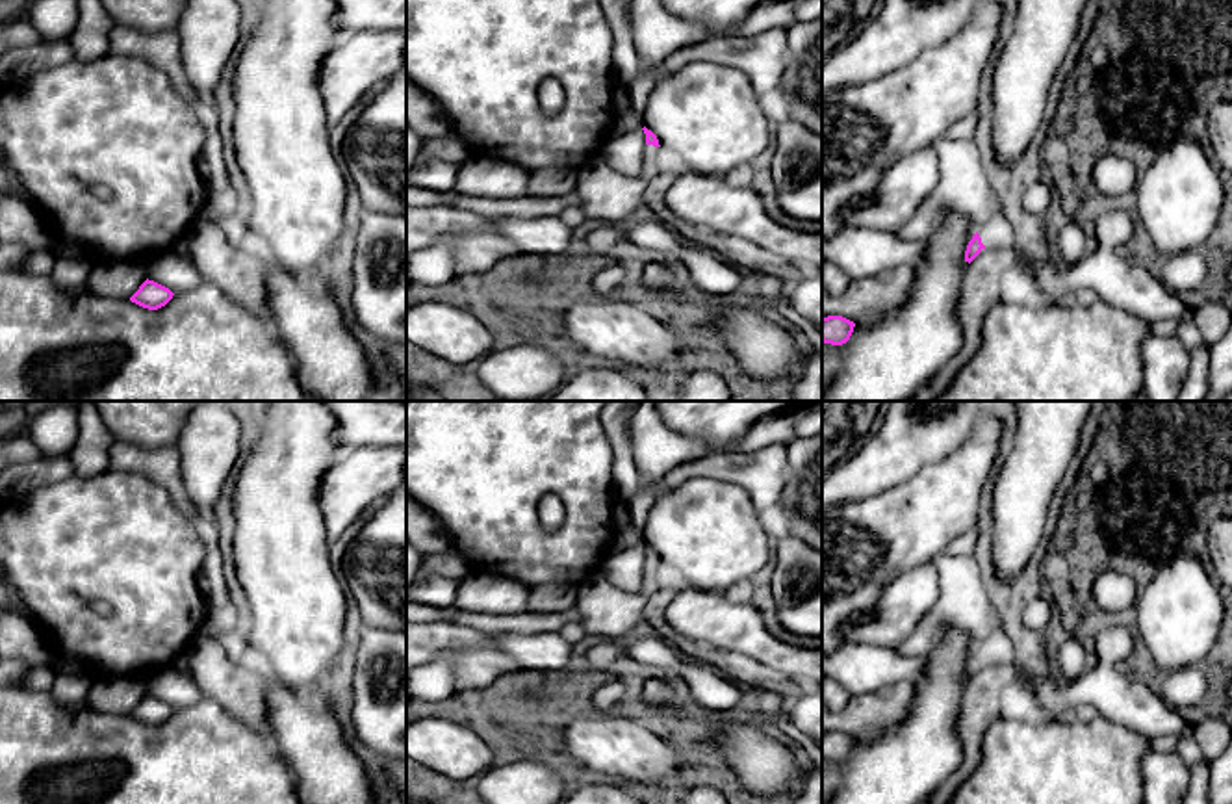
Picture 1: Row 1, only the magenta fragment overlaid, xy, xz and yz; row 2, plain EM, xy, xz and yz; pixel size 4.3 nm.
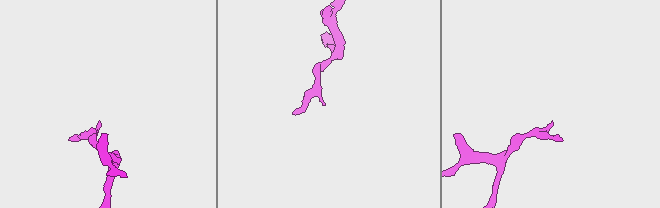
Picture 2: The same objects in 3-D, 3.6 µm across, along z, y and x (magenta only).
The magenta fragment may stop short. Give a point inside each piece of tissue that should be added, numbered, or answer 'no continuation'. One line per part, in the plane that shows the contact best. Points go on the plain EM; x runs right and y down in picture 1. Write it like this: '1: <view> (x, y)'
1: xz (655, 576)

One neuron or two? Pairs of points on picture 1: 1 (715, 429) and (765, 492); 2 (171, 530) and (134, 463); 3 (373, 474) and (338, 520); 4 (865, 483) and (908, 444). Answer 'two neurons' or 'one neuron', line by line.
1: two neurons
2: two neurons
3: one neuron
4: one neuron

